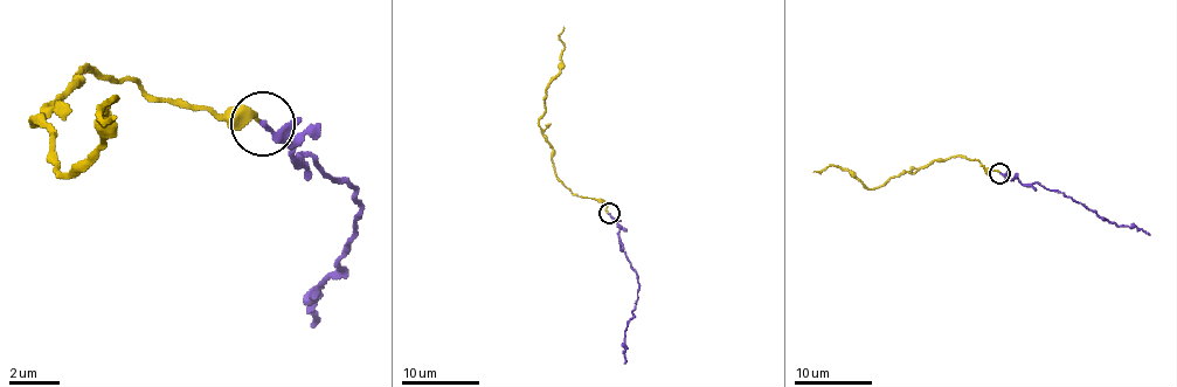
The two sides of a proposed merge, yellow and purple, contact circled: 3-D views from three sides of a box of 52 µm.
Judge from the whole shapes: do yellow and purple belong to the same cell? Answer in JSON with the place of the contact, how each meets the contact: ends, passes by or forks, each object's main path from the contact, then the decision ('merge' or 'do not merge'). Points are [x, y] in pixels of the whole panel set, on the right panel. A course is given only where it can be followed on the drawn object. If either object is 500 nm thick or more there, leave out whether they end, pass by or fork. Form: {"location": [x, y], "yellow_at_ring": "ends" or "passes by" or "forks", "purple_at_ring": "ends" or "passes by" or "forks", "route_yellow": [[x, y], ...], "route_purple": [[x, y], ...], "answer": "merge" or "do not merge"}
{"location": [999, 173], "yellow_at_ring": "ends", "purple_at_ring": "ends", "route_yellow": [[999, 173], [962, 156], [932, 160], [869, 189], [847, 170], [828, 166], [812, 172]], "route_purple": [[999, 173], [1037, 184], [1094, 211], [1117, 226], [1137, 226], [1149, 235]], "answer": "do not merge"}

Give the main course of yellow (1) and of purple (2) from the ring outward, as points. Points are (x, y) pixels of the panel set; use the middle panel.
1: (609, 213), (601, 201), (575, 195), (556, 175), (552, 145), (539, 125), (548, 82), (560, 70), (563, 26)
2: (609, 213), (618, 228), (621, 250), (638, 281), (636, 308), (624, 331), (624, 363)

